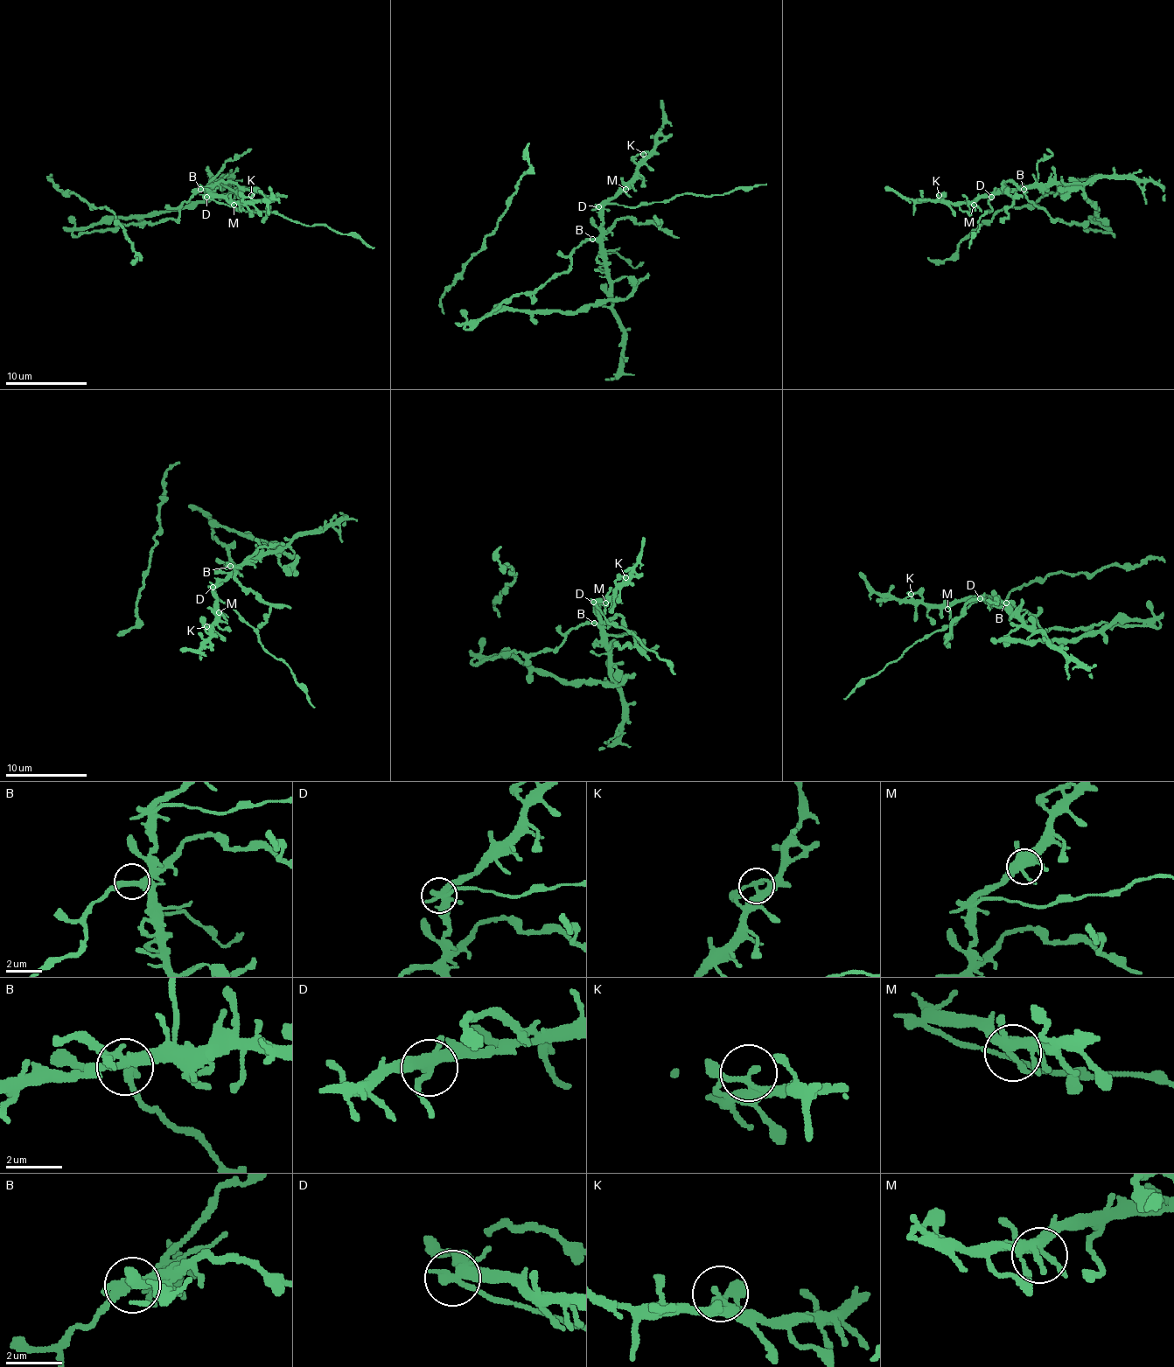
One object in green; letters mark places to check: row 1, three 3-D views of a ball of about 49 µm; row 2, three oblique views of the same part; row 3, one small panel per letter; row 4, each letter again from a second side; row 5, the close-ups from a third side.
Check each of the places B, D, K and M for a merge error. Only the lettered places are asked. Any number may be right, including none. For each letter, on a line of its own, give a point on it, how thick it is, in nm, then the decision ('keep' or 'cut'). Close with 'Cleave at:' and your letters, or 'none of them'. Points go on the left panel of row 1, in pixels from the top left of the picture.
B: place (200, 189); calibre 340 nm; cut
D: place (206, 197); calibre 360 nm; cut
K: place (251, 195); calibre 240 nm; keep
M: place (234, 205); calibre 360 nm; keep
Cleave at: B, D

